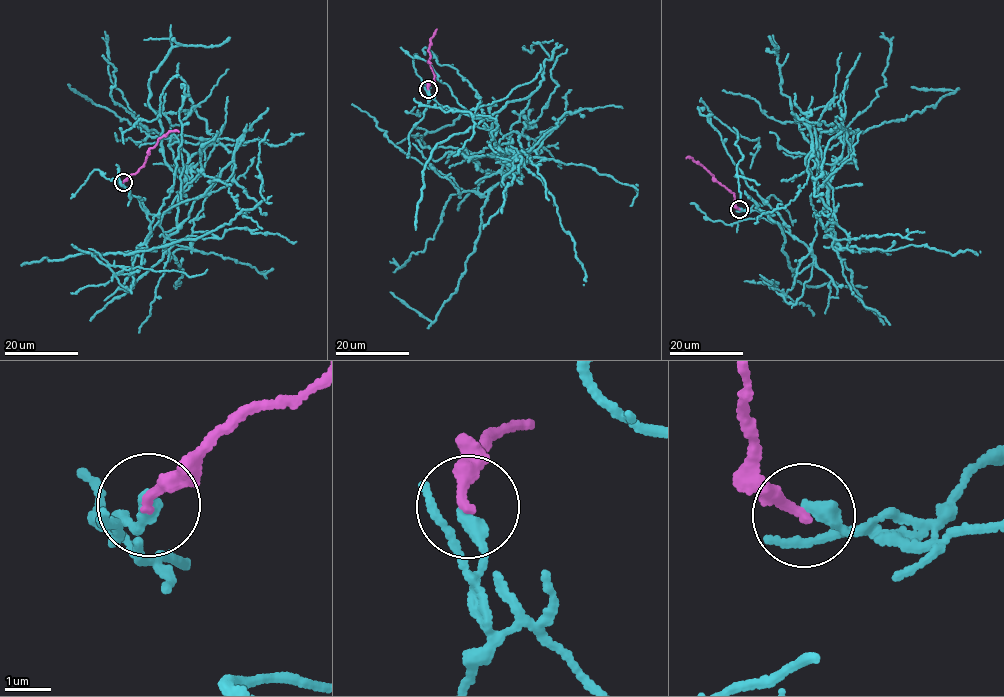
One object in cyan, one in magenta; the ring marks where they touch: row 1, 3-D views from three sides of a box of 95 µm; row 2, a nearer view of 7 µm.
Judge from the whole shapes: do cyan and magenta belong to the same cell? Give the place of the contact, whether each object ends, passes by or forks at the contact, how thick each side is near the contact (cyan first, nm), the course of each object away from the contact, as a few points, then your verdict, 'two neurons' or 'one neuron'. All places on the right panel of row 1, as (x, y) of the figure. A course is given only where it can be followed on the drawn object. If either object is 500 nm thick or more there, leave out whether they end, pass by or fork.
at (739, 209); cyan ends there; magenta ends there; 360 nm thick on the cyan side, 240 nm on the other; cyan runs (739, 209), (767, 214), (809, 248), (831, 166), (848, 155), (854, 134), (922, 112), (955, 92), (911, 86); magenta runs (739, 209), (733, 193), (718, 183), (703, 166), (686, 158); two neurons

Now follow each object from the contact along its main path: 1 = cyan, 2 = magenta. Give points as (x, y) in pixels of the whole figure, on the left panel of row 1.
1: (123, 182), (151, 222), (145, 241), (188, 177), (183, 166), (187, 153), (179, 142), (133, 126), (67, 84)
2: (123, 182), (143, 166), (149, 149), (158, 139), (170, 131), (179, 132)

